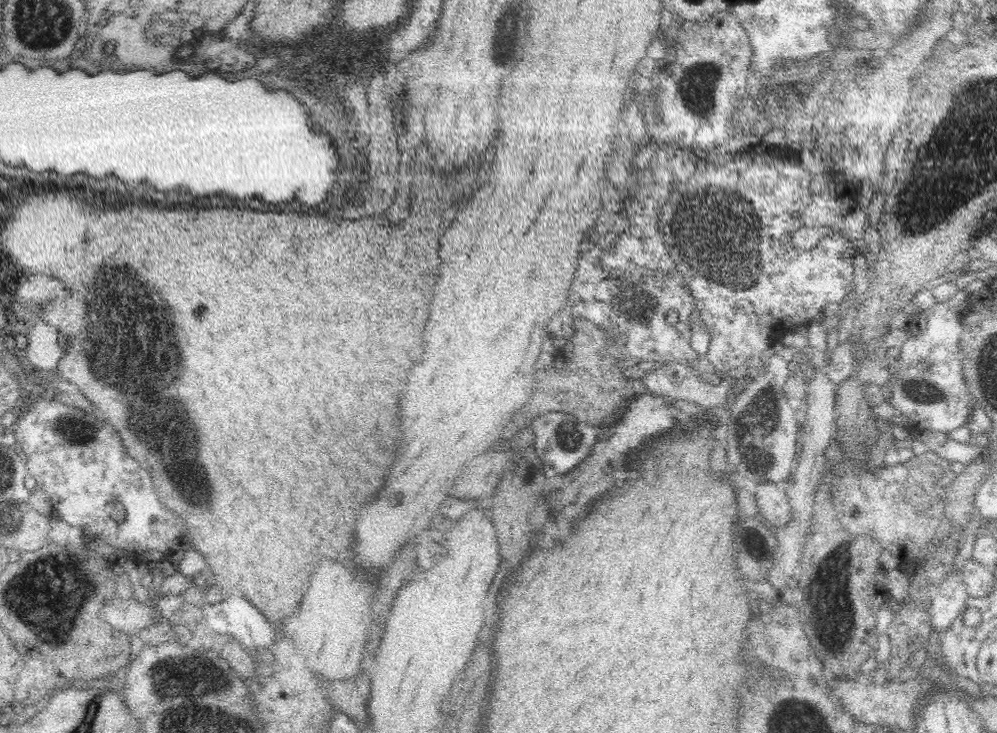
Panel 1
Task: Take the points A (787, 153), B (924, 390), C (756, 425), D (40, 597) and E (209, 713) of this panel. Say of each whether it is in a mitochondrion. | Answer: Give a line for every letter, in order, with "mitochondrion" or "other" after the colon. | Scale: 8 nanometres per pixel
A: other
B: mitochondrion
C: mitochondrion
D: mitochondrion
E: mitochondrion

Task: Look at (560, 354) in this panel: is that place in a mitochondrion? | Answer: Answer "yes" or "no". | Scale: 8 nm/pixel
no

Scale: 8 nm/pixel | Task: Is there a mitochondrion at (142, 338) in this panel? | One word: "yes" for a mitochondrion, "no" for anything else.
yes

